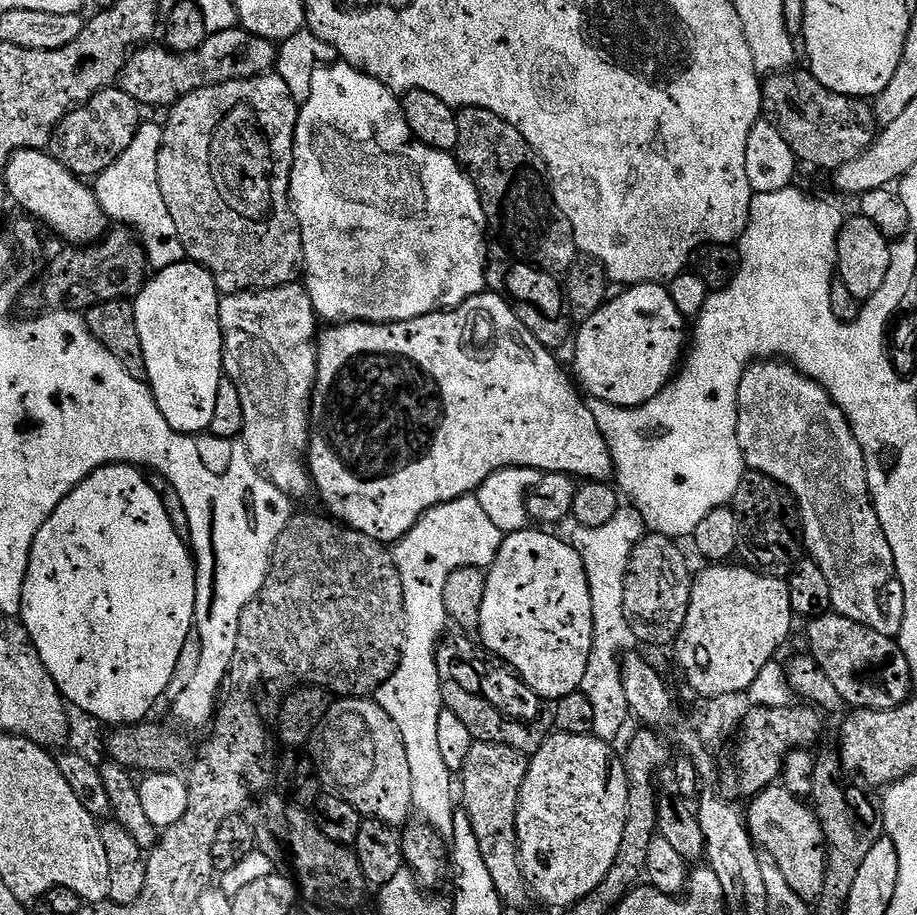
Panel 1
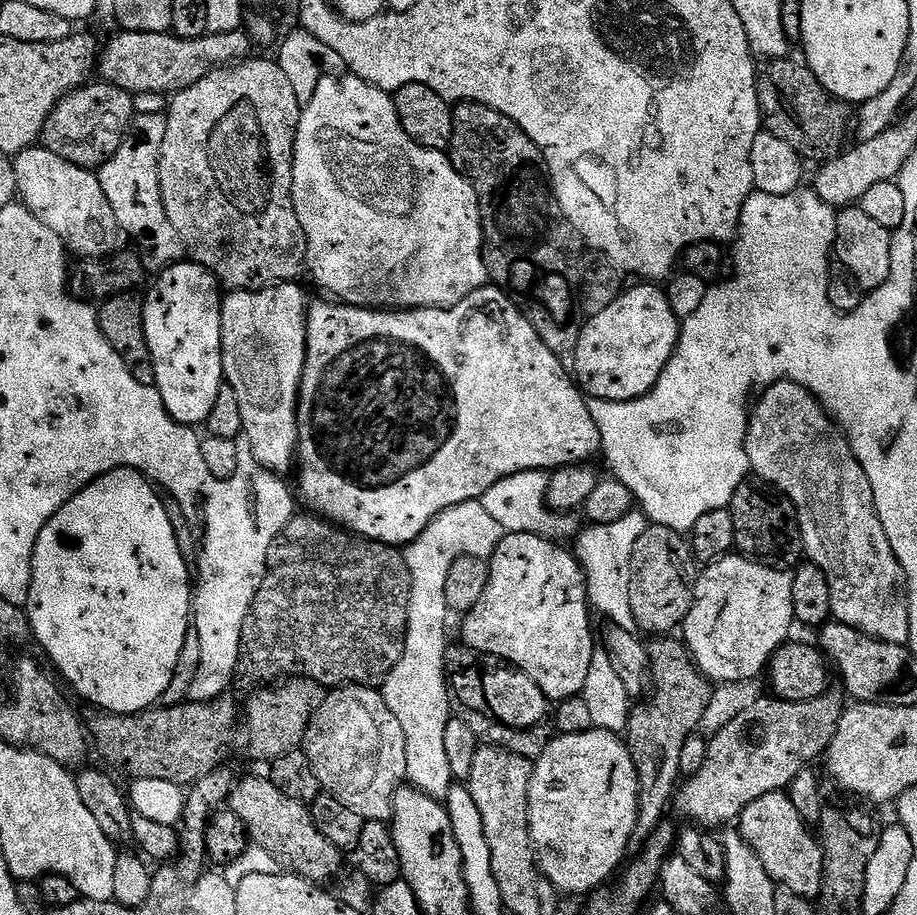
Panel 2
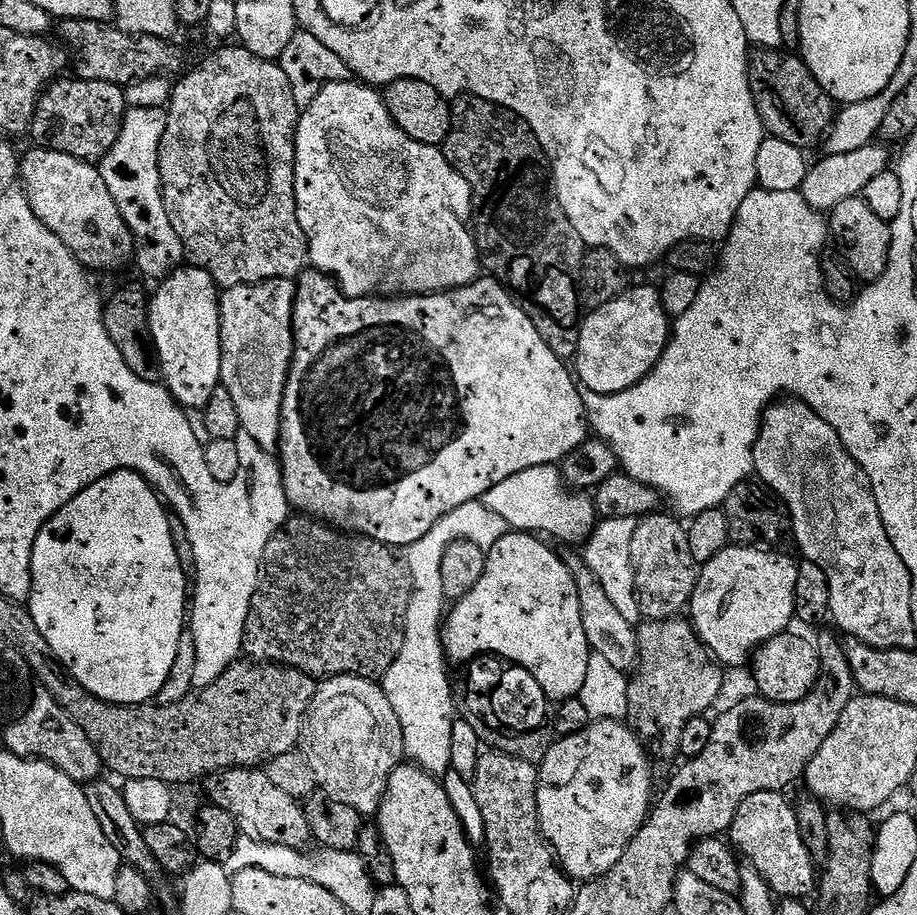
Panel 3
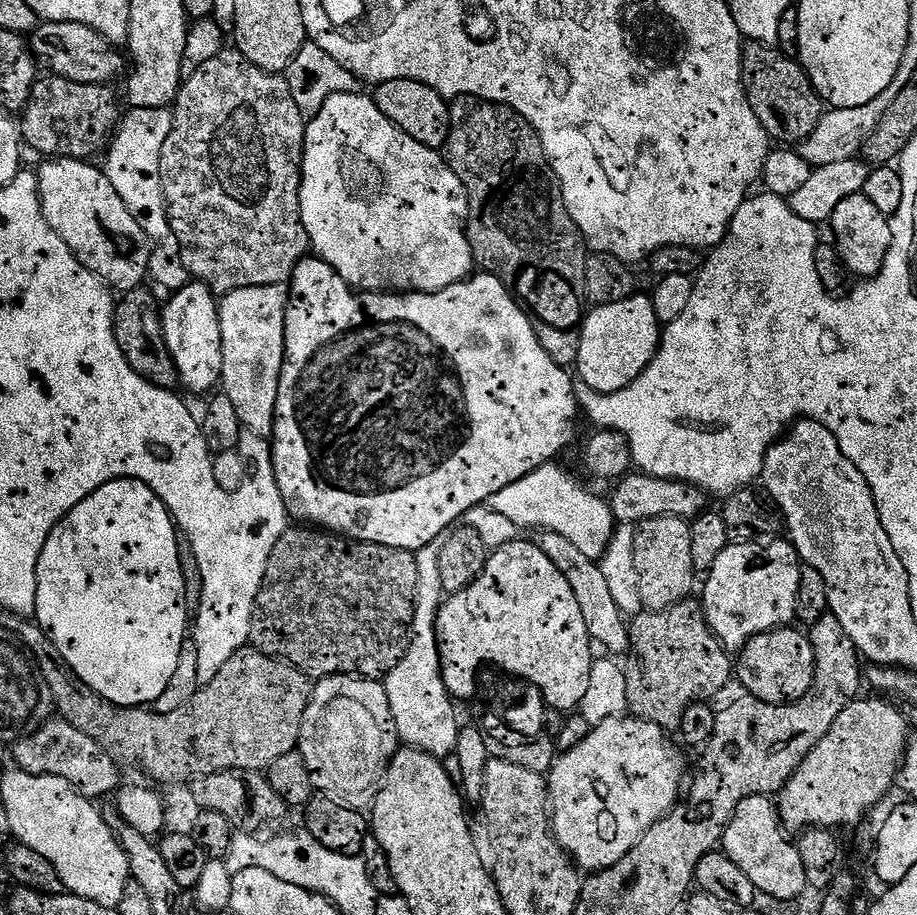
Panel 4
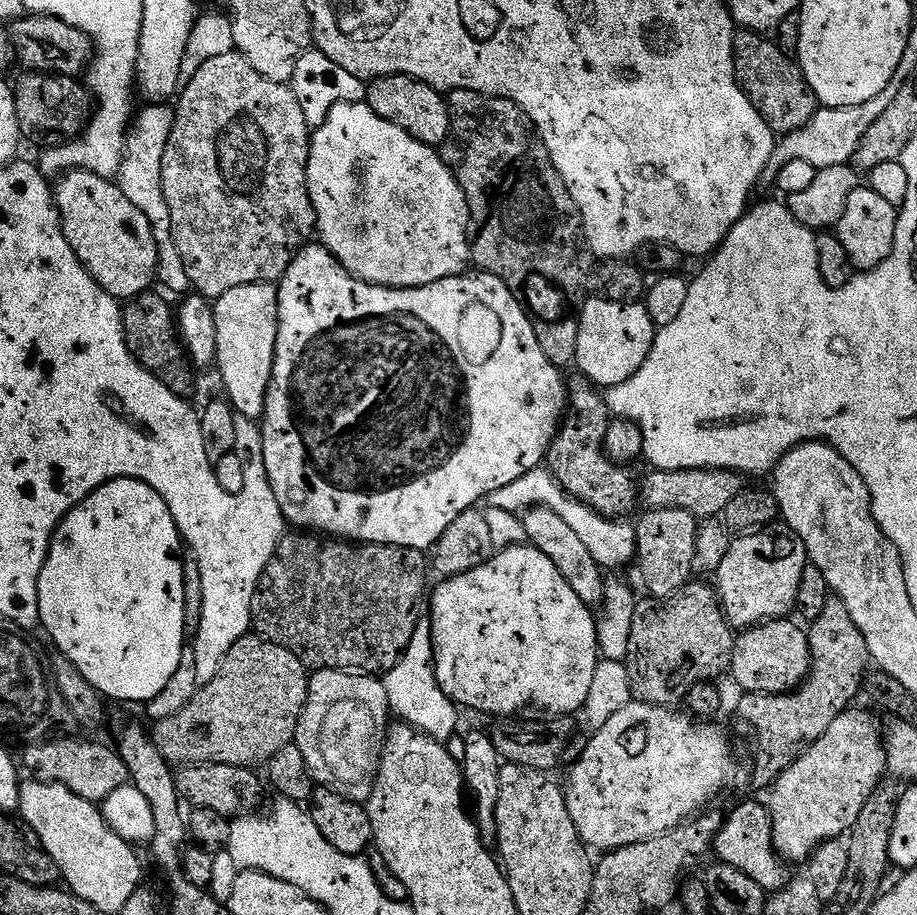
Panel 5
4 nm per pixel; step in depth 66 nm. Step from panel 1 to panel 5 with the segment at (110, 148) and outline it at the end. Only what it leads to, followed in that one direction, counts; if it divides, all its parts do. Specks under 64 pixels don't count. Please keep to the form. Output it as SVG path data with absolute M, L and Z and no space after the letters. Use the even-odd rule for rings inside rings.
M29 71L20 81L15 81L16 117L20 123L20 134L25 141L33 140L39 146L59 146L77 140L83 134L94 111L94 97L79 79L51 72Z

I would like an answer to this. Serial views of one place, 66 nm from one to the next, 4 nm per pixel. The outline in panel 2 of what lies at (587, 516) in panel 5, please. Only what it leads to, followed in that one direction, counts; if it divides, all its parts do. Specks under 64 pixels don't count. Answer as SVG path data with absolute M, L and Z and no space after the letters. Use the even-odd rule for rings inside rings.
M526 471L514 474L510 478L502 478L502 482L494 482L490 490L482 497L482 506L489 512L490 518L502 526L505 533L529 532L544 539L556 539L560 542L575 539L579 535L580 525L577 517L567 513L553 512L548 506L548 477L545 471Z

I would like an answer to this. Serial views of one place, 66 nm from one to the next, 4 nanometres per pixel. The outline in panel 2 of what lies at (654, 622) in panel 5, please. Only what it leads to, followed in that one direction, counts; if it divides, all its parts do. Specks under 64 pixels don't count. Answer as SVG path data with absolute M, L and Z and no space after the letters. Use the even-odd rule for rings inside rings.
M676 638L651 641L648 658L652 662L654 693L647 702L637 703L628 718L626 743L640 779L640 816L636 820L636 833L631 842L631 847L636 850L643 849L656 829L665 823L664 811L673 803L681 779L682 746L686 738L699 729L714 691L710 681L693 664L688 649L679 639L672 639Z

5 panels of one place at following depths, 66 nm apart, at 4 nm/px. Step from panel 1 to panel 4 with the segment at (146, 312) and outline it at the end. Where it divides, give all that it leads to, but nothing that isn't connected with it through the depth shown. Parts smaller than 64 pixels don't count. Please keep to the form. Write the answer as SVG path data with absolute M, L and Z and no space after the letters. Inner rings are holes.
M190 282L185 288L177 288L162 308L160 321L164 327L166 346L174 358L174 366L180 375L180 384L192 392L211 393L212 387L221 383L222 330L218 296L203 282Z

